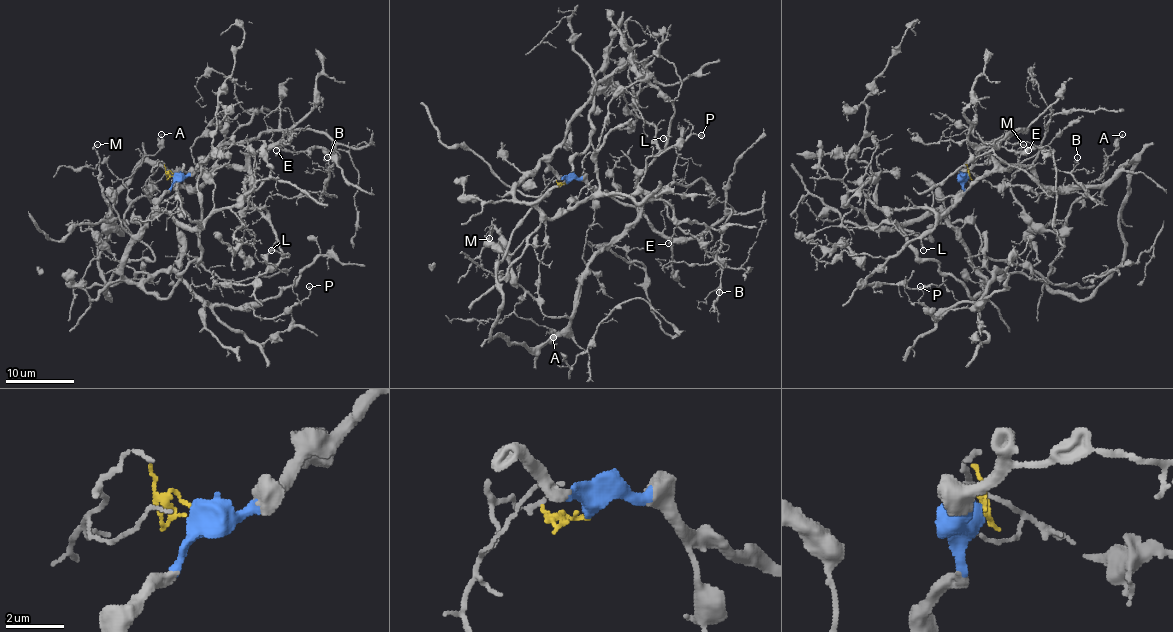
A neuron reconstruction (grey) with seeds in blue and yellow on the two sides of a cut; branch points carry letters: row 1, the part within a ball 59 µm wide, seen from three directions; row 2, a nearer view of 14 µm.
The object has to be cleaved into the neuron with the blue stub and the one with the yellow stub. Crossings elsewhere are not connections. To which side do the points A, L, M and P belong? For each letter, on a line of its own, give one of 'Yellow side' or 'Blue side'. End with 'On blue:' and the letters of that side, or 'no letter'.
A: Yellow side
L: Yellow side
M: Yellow side
P: Blue side
On blue: P

